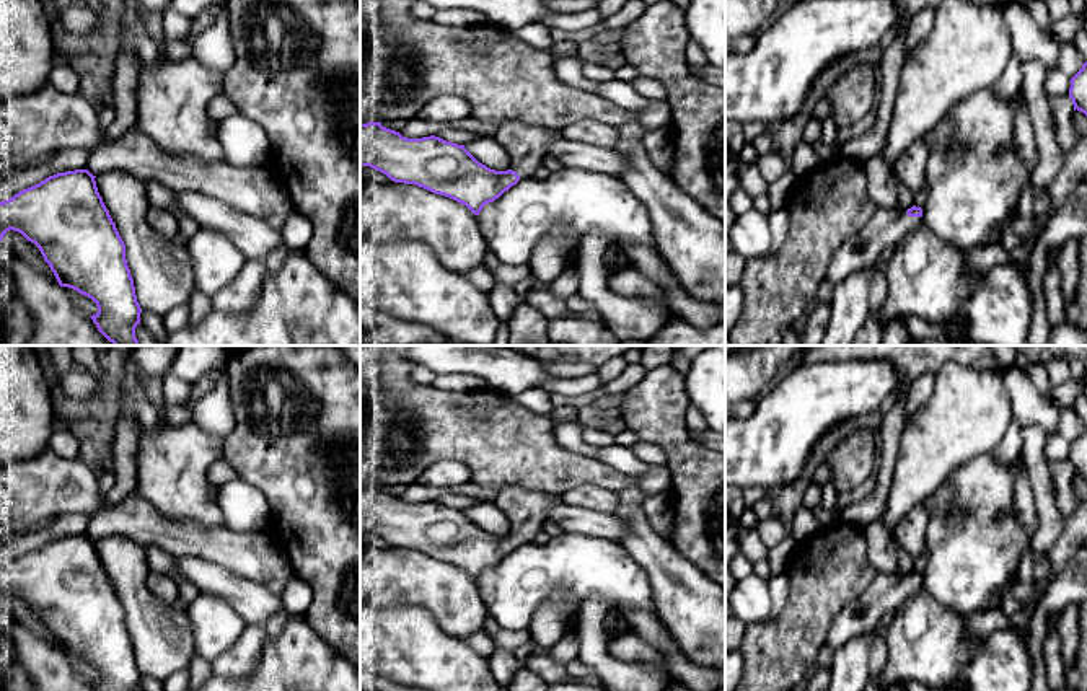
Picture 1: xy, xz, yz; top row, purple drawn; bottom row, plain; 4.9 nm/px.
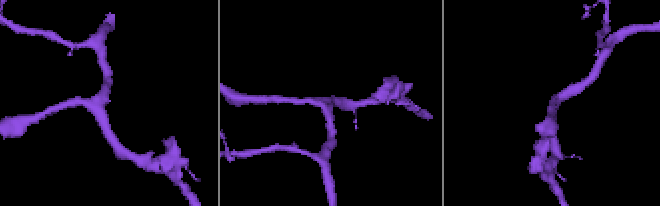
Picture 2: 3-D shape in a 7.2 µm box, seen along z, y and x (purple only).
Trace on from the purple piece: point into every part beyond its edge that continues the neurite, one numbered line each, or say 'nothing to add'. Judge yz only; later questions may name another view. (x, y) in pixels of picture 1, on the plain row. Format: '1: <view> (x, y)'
1: yz (885, 594)

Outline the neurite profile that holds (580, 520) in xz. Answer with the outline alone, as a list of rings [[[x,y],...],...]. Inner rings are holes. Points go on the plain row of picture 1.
[[[566,502],[554,504],[546,520],[556,522],[566,533],[600,536],[614,543],[621,543],[626,536],[626,525],[614,513],[570,507]]]

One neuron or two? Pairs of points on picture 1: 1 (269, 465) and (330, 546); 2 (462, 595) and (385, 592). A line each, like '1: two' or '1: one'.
1: one
2: one

